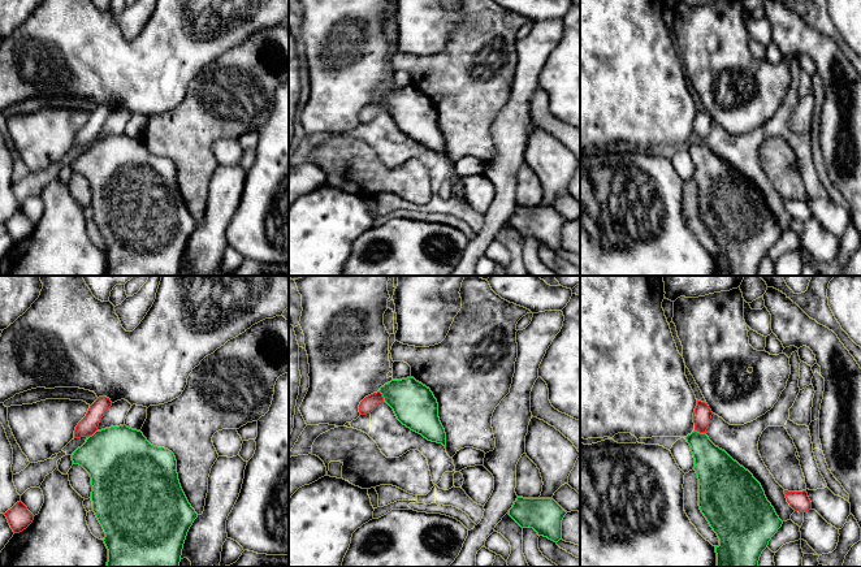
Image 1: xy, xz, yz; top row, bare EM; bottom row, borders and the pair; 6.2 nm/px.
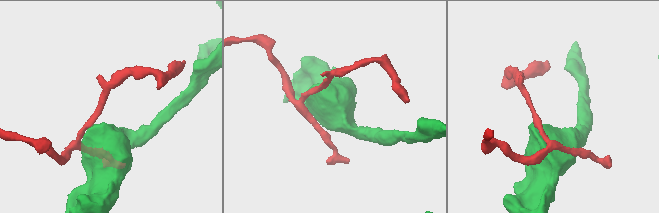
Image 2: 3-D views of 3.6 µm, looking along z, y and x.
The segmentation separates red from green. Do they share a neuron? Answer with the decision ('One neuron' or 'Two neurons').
Two neurons

